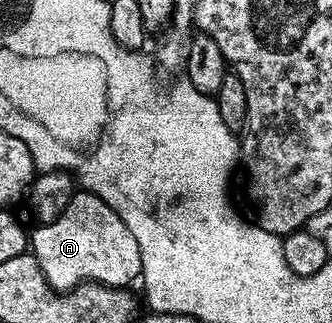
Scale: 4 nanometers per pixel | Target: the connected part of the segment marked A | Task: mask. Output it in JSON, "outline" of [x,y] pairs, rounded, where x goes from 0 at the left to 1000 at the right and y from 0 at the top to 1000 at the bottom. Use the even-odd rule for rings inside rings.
{"outline":[[[226,594],[205,644],[193,644],[169,681],[105,703],[87,728],[84,762],[154,898],[196,904],[253,873],[380,892],[419,870],[428,845],[422,755],[410,755],[410,731],[386,718],[386,693],[373,693],[301,607]]]}

